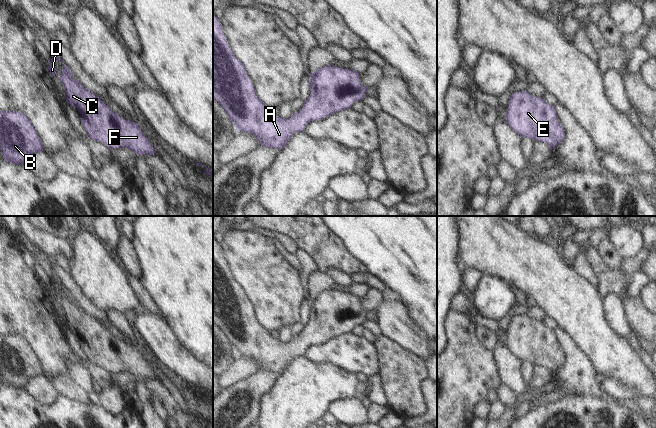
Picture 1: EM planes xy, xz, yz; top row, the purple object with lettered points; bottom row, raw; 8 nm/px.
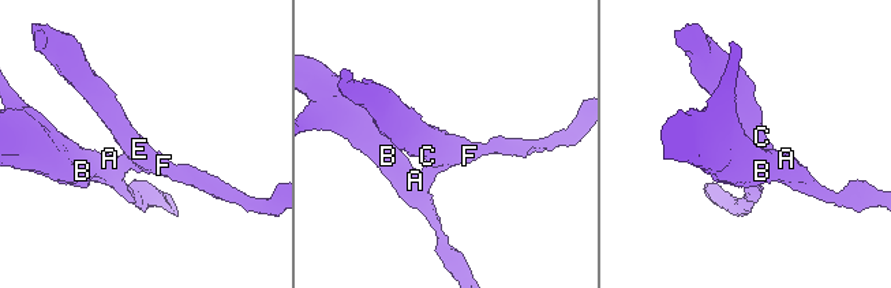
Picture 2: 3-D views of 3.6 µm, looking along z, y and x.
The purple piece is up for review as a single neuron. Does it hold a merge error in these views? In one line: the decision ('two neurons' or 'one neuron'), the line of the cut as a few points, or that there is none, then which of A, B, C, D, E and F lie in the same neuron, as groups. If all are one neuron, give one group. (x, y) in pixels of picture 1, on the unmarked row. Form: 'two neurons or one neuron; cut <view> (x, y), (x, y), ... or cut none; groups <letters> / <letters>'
one neuron; cut none; groups A B C D E F

